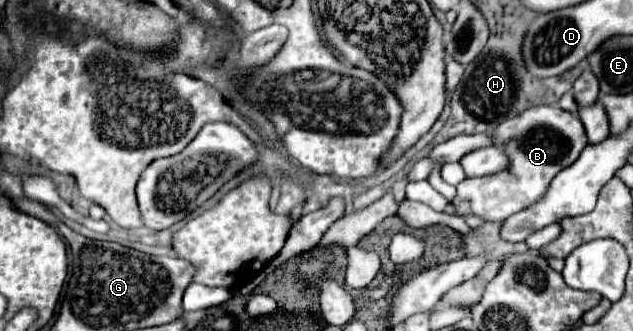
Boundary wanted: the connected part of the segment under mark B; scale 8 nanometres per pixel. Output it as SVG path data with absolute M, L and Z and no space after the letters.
M533 106L519 116L501 122L491 132L491 136L493 146L503 146L503 150L511 158L509 168L483 178L465 178L457 186L455 200L447 200L443 194L431 188L427 180L409 182L407 198L419 200L435 210L445 210L447 206L453 206L457 216L461 218L479 216L485 222L501 222L505 218L505 210L523 210L535 200L539 200L555 174L571 166L571 162L577 160L579 150L587 146L585 130L579 116L557 106Z

